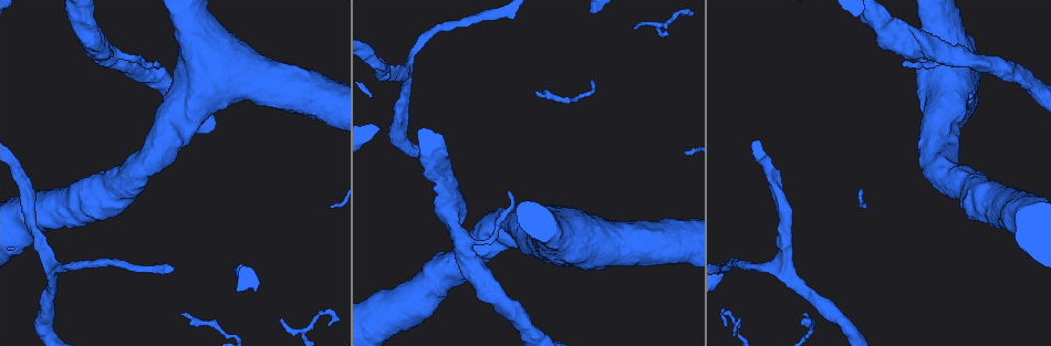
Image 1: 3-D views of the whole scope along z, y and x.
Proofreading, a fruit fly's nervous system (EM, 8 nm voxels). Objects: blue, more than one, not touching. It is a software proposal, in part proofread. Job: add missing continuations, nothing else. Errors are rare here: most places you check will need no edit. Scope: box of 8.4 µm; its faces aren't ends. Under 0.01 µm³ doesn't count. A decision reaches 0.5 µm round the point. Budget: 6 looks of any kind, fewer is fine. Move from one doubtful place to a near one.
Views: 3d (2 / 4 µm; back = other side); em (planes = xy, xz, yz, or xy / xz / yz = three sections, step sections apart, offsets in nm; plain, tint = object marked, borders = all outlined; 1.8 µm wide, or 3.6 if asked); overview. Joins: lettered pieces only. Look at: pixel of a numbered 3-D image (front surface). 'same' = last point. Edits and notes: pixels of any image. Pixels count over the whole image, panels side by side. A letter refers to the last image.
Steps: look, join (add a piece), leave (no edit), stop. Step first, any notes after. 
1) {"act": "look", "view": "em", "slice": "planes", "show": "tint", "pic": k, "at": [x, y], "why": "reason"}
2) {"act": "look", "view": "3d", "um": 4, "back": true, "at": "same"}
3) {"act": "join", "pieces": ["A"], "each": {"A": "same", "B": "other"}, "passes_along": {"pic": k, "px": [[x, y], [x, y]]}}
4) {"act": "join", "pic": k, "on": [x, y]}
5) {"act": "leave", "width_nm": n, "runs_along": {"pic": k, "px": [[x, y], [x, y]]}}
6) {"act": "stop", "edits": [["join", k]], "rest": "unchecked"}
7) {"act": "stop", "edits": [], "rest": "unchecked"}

{"act": "look", "view": "em", "um": 3.6, "slice": "planes", "show": "borders", "pic": 1, "at": [785, 271], "why": "arms part here"}

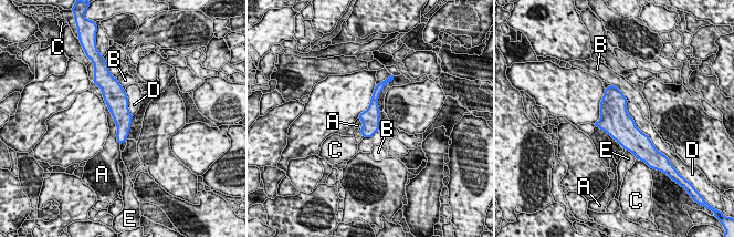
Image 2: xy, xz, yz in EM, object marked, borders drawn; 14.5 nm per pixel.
{"act": "leave", "width_nm": 260, "each": {"A": "other", "B": "other", "C": "other", "D": "other", "E": "other"}, "border": {"pic": 2, "px": [[101, 90], [119, 144]]}, "found": "no lettered piece goes on from it"}

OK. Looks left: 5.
{"act": "look", "view": "em", "slice": "xz", "step": 4, "show": "tint", "pic": 1, "at": [462, 248], "why": "thick turns thin"}

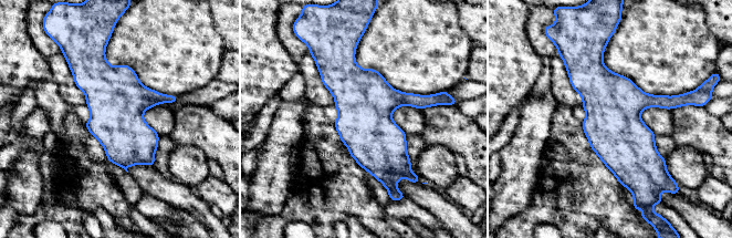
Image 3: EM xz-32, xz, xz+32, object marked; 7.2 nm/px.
{"act": "look", "view": "em", "slice": "planes", "show": "borders", "at": "same"}

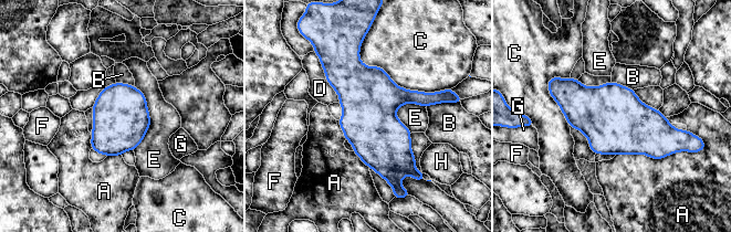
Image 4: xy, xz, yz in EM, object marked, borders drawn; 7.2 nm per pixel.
{"act": "leave", "each": {"A": "other", "B": "other", "C": "other", "D": "other", "E": "other", "F": "other", "G": "other", "H": "other"}, "border": {"pic": 4, "px": [[136, 87], [149, 127], [134, 150]]}, "found": "none of them fits"}

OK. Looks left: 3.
{"act": "look", "view": "3d", "um": 4, "pic": 1, "at": [509, 193], "why": "thin end"}

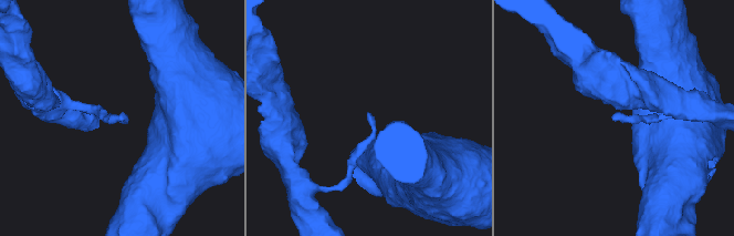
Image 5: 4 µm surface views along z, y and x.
{"act": "look", "view": "em", "slice": "xz", "step": 4, "show": "tint", "pic": 5, "at": [614, 118]}

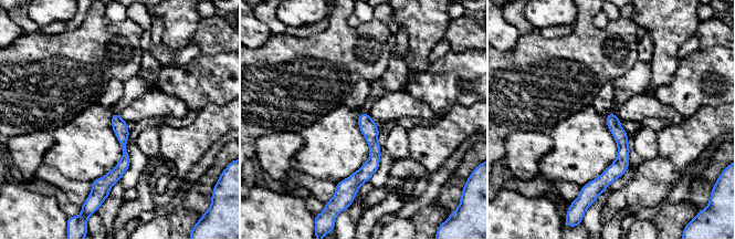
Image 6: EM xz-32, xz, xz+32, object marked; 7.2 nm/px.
{"act": "look", "view": "em", "slice": "xy", "step": 4, "show": "borders", "at": "same", "why": "cut it another way"}

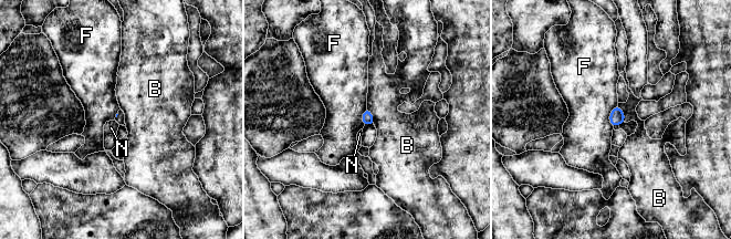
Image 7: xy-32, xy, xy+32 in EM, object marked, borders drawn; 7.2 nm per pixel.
{"act": "leave", "each": {"B": "other", "F": "other", "N": "other"}, "found": "no lettered piece goes on from it"}

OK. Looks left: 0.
{"act": "stop", "edits": [], "rest": "unchecked"}

